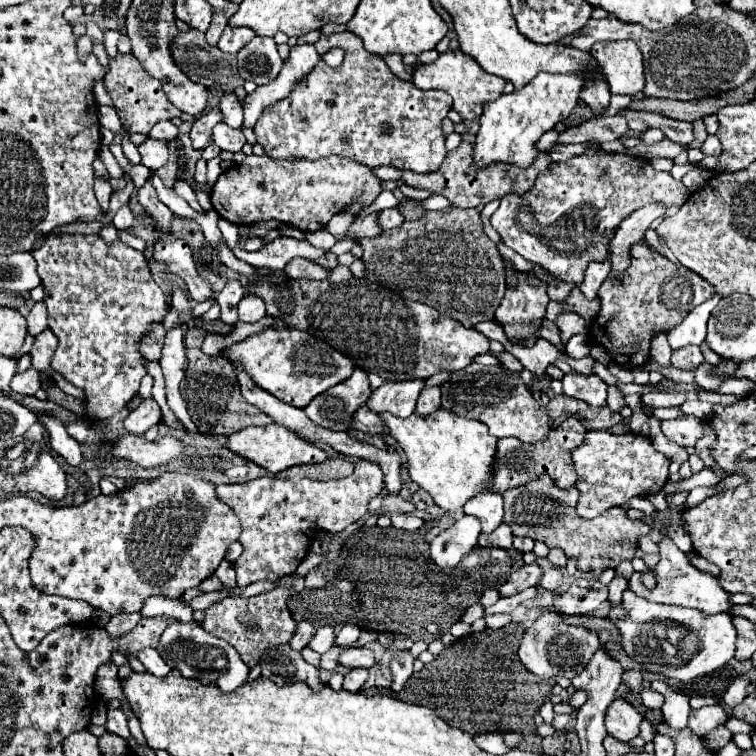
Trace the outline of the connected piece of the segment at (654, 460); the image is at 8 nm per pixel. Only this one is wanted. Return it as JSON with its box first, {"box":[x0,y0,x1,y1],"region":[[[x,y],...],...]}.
{"box":[574,431,670,519],"region":[[[590,431],[582,447],[574,449],[574,467],[578,473],[576,489],[580,491],[578,515],[592,519],[610,507],[624,505],[632,497],[648,497],[660,491],[668,480],[670,460],[658,453],[646,435],[624,433],[614,435],[610,431]]]}

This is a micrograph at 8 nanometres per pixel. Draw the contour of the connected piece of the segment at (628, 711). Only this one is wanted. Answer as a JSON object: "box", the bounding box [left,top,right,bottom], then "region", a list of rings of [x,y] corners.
{"box":[606,699,644,743],"region":[[[616,699],[614,703],[610,703],[610,707],[606,711],[606,729],[618,741],[628,743],[630,739],[634,739],[640,733],[638,727],[640,727],[642,719],[644,719],[644,715],[638,713],[628,701]]]}

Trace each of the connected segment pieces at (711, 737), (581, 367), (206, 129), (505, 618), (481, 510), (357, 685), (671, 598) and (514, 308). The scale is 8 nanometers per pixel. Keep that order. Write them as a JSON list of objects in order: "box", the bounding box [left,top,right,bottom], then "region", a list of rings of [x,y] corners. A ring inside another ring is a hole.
[{"box":[702,725,732,751],"region":[[[720,725],[718,729],[714,729],[708,735],[704,735],[702,739],[706,739],[706,747],[710,747],[710,751],[718,751],[724,745],[730,743],[730,737],[732,737],[732,733],[724,725]]]},{"box":[570,357,594,375],"region":[[[584,357],[584,359],[580,359],[580,361],[570,361],[570,367],[576,371],[576,373],[580,373],[580,375],[594,375],[594,359],[592,357]]]},{"box":[190,107,222,143],"region":[[[218,107],[208,109],[206,115],[202,115],[202,117],[196,119],[196,123],[194,123],[192,131],[190,131],[192,143],[208,143],[208,141],[210,141],[210,135],[212,135],[212,127],[214,127],[216,123],[220,123],[220,121],[222,121],[220,109],[218,109]]]},{"box":[486,613,510,629],"region":[[[504,613],[486,617],[486,627],[490,627],[490,629],[500,629],[500,627],[506,627],[508,623],[510,623],[510,615],[504,615]]]},{"box":[464,493,502,533],"region":[[[482,493],[464,505],[466,515],[474,515],[482,523],[482,533],[492,533],[502,523],[502,495]]]},{"box":[343,668,368,691],"region":[[[356,668],[350,670],[345,676],[343,681],[343,689],[346,691],[360,691],[368,679],[368,669],[366,668]],[[362,678],[362,682],[358,682]]]},{"box":[630,559,732,615],"region":[[[690,559],[686,561],[686,563],[682,563],[680,565],[680,579],[668,579],[674,571],[670,569],[672,565],[668,565],[668,563],[658,563],[658,567],[656,567],[656,577],[662,577],[662,579],[656,579],[658,581],[658,585],[656,585],[656,589],[654,591],[648,591],[642,583],[640,583],[640,575],[636,573],[634,577],[632,577],[632,581],[630,581],[630,589],[636,593],[636,595],[642,595],[644,599],[648,599],[648,601],[654,601],[654,603],[666,603],[666,605],[678,605],[678,607],[692,607],[692,609],[700,609],[704,615],[716,615],[716,613],[728,613],[728,615],[732,615],[732,601],[730,601],[730,593],[726,593],[722,587],[720,587],[720,583],[718,583],[718,577],[714,577],[714,575],[710,575],[710,573],[704,573],[704,571],[698,571],[692,563],[690,563]]]},{"box":[496,273,548,325],"region":[[[518,273],[518,287],[506,291],[500,307],[496,309],[496,321],[502,325],[512,321],[532,323],[544,317],[548,301],[546,283],[542,283],[540,287],[530,287],[526,283],[526,277]]]}]

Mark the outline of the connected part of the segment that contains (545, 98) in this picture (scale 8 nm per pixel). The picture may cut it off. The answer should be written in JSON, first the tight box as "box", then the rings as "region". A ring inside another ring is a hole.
{"box":[474,73,582,169],"region":[[[538,73],[526,87],[520,91],[512,91],[510,95],[502,95],[492,103],[484,105],[484,113],[480,117],[480,131],[474,143],[474,161],[476,167],[486,169],[494,163],[516,165],[526,169],[534,163],[536,155],[536,141],[542,137],[544,131],[556,127],[556,123],[564,121],[578,103],[582,79],[576,75],[548,75]]]}

